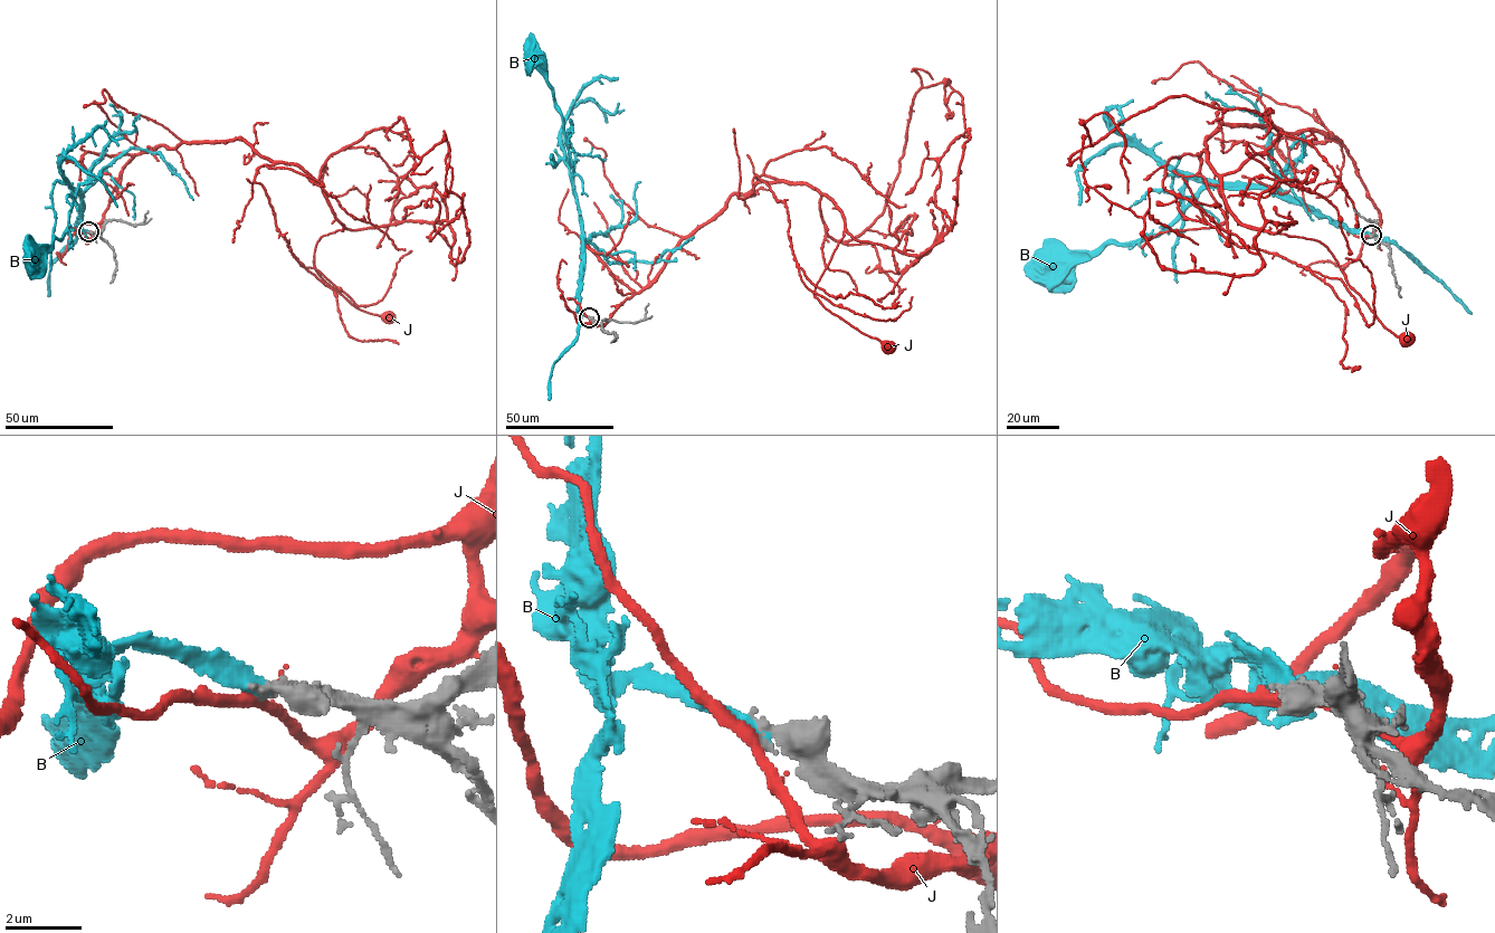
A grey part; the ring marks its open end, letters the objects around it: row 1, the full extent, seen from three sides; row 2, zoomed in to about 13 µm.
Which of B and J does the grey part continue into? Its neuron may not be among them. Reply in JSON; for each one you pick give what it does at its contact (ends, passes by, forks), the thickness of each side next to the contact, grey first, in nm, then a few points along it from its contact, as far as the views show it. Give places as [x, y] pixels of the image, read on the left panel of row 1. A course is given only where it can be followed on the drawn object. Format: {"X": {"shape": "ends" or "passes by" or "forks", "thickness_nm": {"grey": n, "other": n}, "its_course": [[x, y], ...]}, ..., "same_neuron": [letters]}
{"B": {"shape": "ends", "thickness_nm": {"grey": 480, "other": 380}, "its_course": [[88, 231], [79, 229], [82, 194], [73, 192], [63, 237], [35, 247], [29, 257]]}, "same_neuron": ["B"]}

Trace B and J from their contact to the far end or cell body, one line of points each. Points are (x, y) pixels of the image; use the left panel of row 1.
B: (88, 231), (79, 229), (82, 194), (73, 192), (63, 237), (35, 247), (29, 257)
J: (88, 232), (135, 155), (244, 139), (320, 183), (344, 226), (321, 238), (314, 268), (358, 308), (388, 316)

